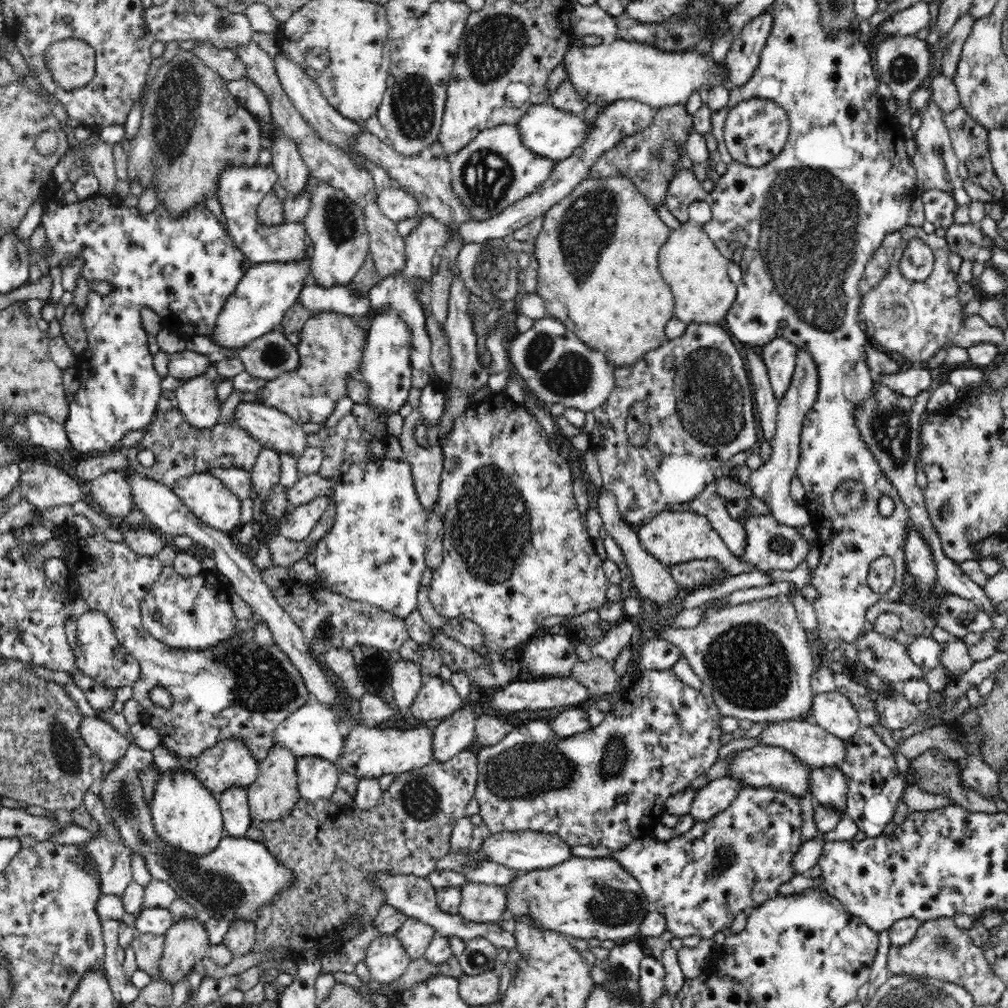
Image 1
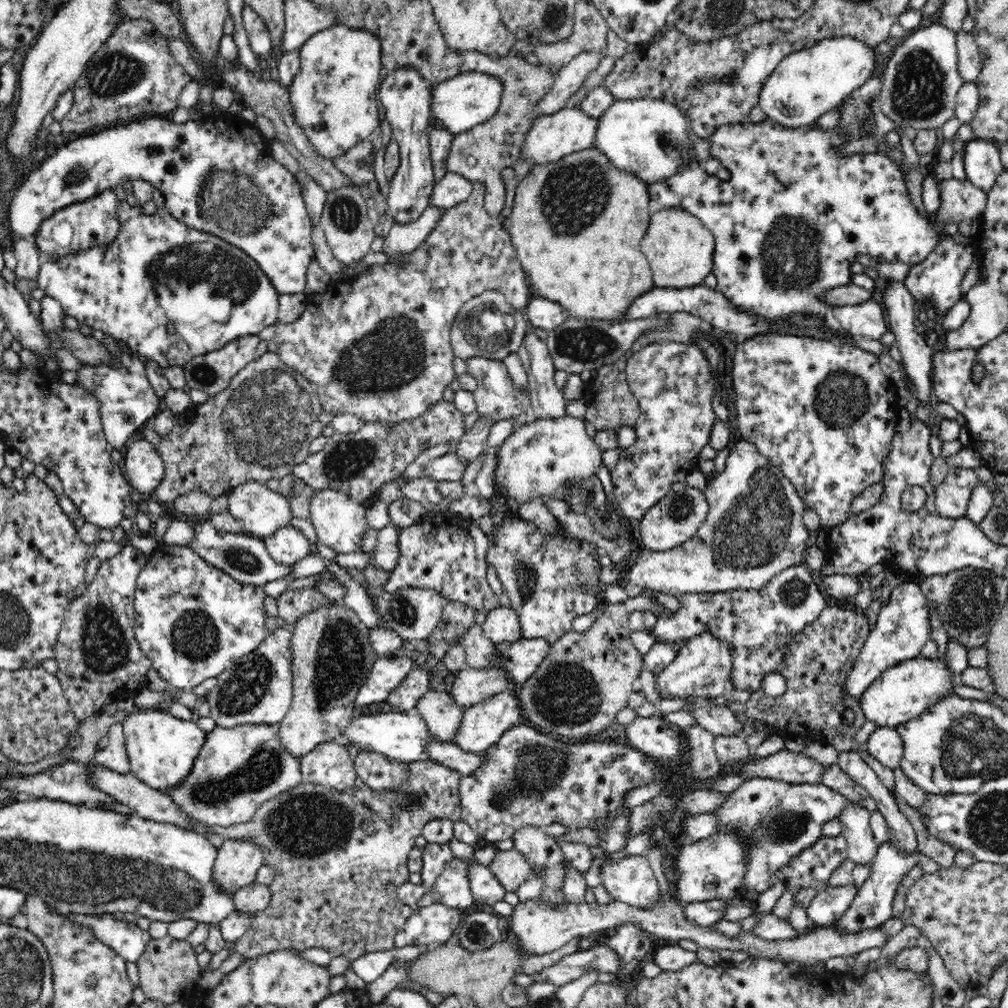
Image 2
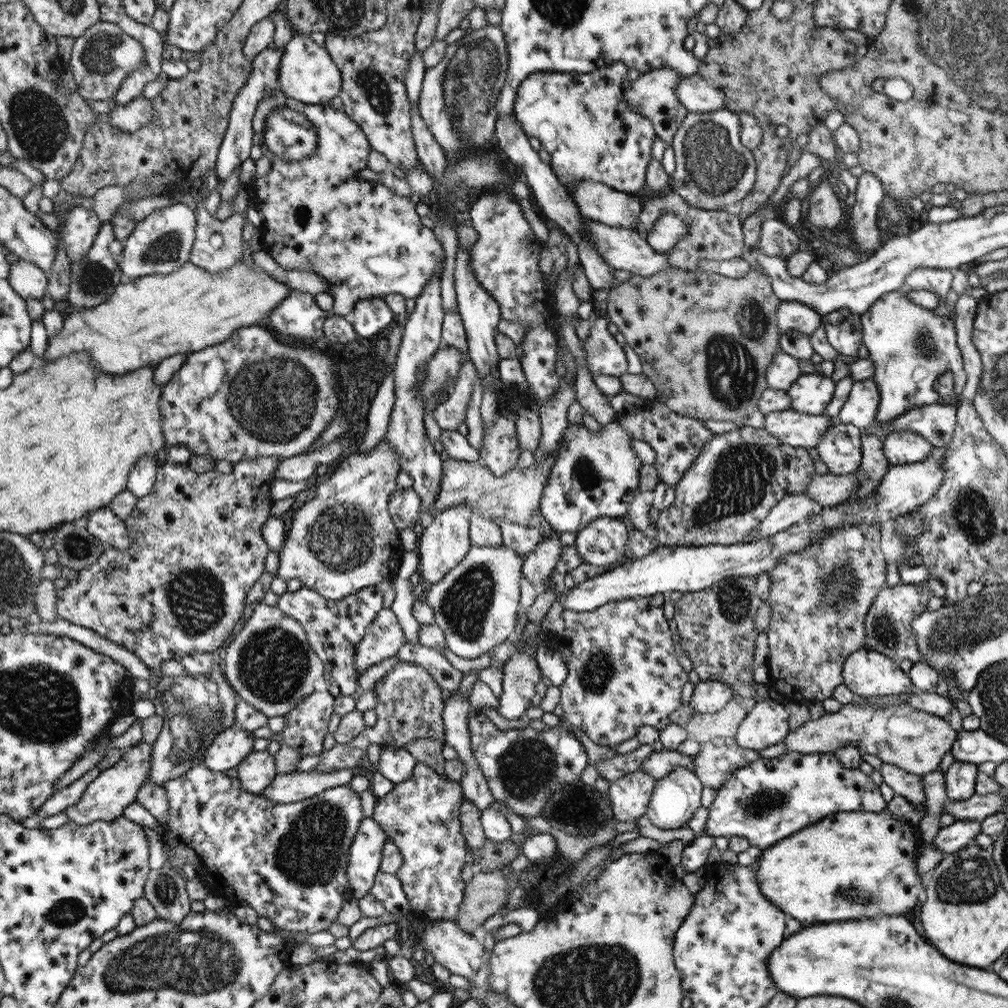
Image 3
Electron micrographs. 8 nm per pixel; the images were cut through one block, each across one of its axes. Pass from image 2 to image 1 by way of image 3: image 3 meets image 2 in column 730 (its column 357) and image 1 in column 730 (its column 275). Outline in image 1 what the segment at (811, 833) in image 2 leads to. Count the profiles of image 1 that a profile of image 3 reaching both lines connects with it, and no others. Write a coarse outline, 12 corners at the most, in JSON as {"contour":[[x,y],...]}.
{"contour":[[744,787],[668,841],[610,857],[675,938],[780,896],[796,795]]}

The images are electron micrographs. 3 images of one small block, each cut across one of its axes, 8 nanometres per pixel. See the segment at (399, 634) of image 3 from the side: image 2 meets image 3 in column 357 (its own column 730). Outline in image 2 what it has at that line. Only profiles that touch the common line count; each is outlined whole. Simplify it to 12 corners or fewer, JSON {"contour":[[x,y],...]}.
{"contour":[[694,636],[660,674],[667,699],[728,691],[733,646]]}

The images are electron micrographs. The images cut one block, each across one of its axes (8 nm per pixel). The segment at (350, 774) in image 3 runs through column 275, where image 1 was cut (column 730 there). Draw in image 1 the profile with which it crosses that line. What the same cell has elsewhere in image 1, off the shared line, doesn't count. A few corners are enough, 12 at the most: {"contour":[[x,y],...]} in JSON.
{"contour":[[732,777],[696,790],[689,813],[704,822],[723,811],[744,788]]}

